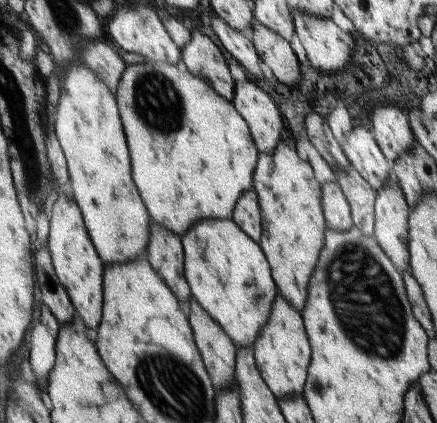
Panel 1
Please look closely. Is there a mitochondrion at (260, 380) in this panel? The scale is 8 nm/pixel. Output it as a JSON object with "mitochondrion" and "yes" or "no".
{"mitochondrion":"no"}

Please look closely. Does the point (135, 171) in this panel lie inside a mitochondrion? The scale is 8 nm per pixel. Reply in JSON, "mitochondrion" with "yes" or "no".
{"mitochondrion":"no"}

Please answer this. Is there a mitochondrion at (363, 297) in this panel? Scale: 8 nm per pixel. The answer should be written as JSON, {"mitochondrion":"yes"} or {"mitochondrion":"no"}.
{"mitochondrion":"yes"}

